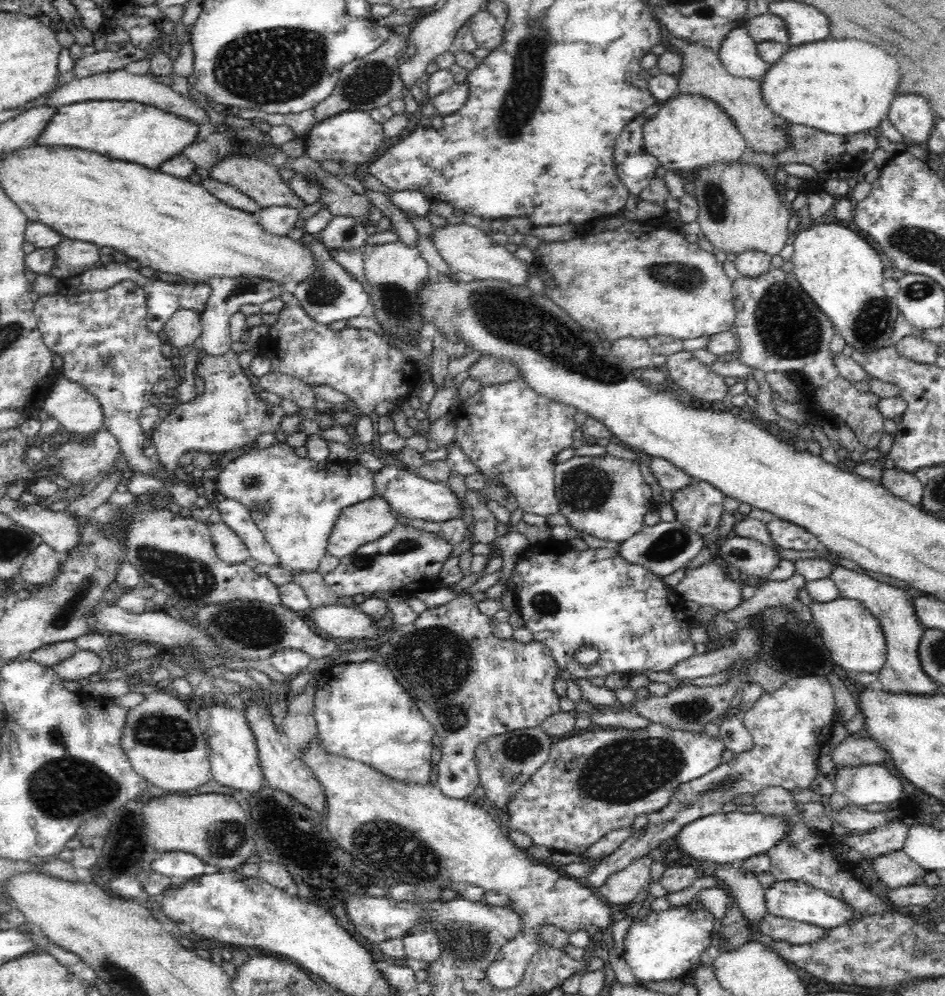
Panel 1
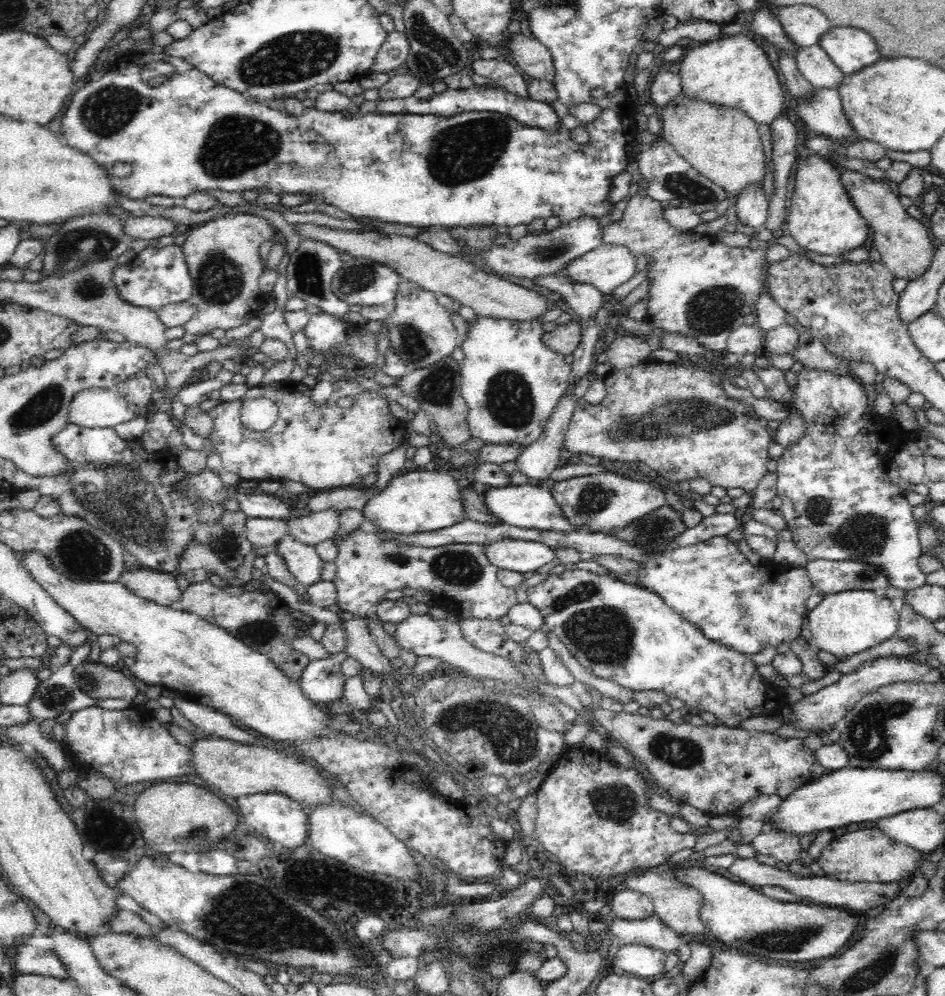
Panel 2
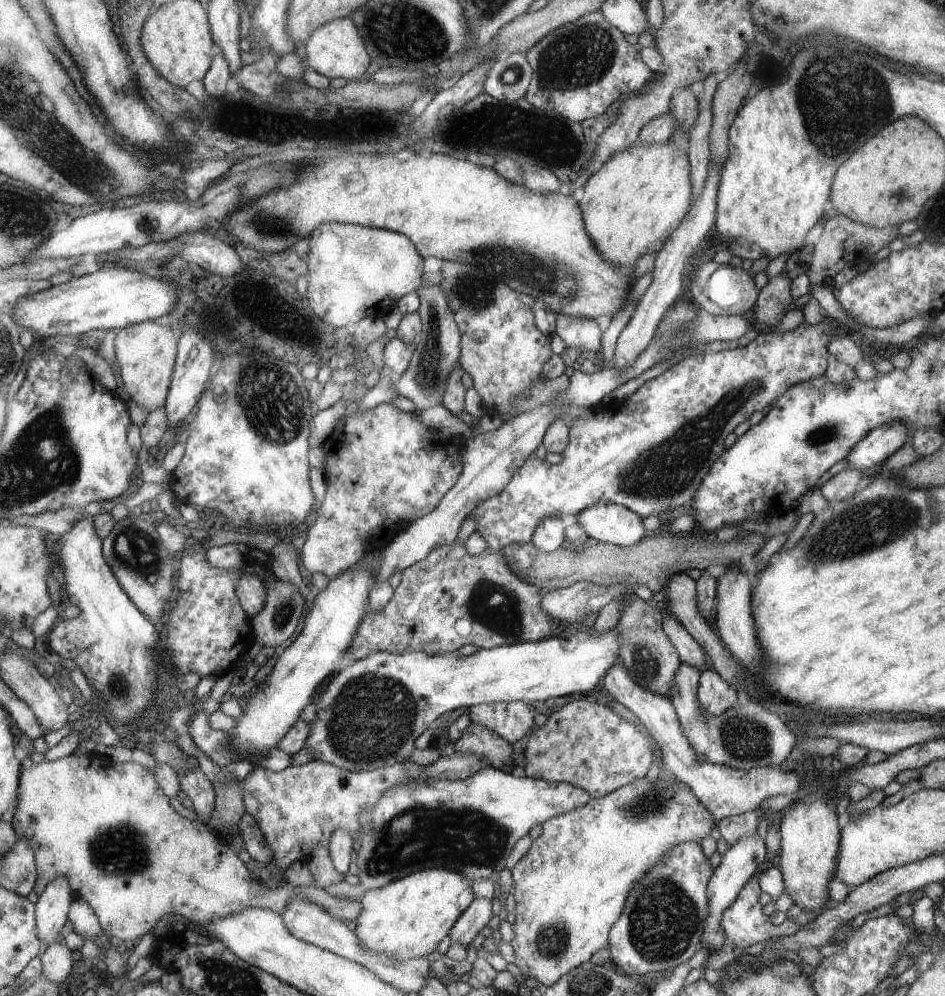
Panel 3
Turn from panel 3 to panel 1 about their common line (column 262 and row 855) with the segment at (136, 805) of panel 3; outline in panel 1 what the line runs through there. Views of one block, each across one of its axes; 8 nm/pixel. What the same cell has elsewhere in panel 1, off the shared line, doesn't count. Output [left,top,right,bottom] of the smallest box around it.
[872,850,928,887]

